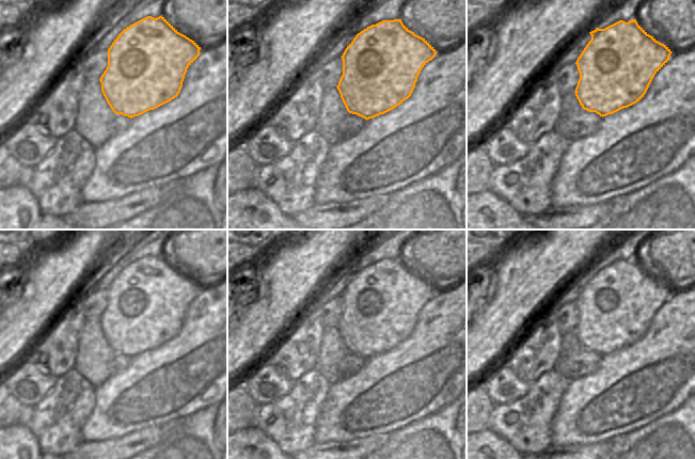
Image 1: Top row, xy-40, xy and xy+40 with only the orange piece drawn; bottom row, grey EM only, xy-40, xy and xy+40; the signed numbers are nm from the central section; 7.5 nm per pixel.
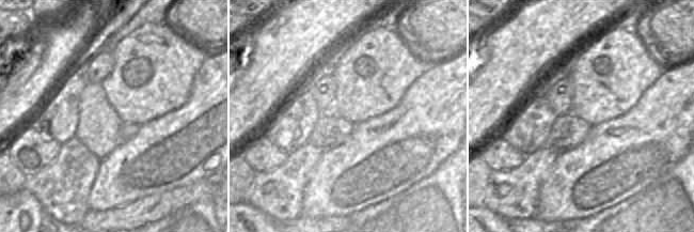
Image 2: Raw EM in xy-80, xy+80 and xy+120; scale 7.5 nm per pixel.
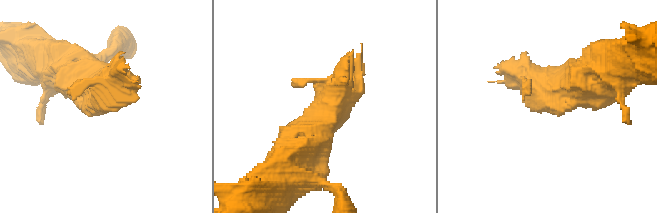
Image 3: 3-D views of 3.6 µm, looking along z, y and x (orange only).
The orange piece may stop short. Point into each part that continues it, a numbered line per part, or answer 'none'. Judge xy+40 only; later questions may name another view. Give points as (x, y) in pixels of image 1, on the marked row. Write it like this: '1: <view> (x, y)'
1: xy+40 (570, 105)

